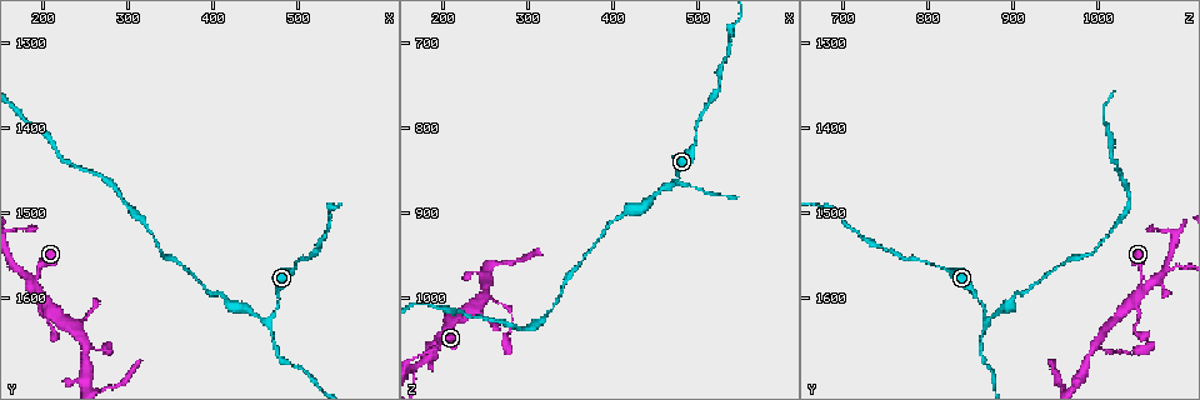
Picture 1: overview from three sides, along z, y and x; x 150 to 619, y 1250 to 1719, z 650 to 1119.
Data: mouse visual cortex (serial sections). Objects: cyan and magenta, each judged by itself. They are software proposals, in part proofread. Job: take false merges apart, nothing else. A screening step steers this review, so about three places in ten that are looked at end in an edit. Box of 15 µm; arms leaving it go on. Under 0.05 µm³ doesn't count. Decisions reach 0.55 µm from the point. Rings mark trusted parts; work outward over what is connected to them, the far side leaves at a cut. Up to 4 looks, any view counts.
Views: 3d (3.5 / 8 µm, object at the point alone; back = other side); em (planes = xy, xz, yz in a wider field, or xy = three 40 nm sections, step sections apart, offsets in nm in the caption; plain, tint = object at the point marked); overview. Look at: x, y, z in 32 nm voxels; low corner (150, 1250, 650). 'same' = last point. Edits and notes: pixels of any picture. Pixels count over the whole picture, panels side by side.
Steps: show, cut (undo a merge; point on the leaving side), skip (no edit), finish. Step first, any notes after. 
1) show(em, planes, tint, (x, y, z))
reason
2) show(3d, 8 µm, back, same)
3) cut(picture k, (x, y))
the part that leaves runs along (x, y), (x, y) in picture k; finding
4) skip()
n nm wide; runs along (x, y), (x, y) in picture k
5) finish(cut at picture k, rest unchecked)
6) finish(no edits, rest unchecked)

show(3d, 3.5 µm, (465, 1625, 870))
three-way junction

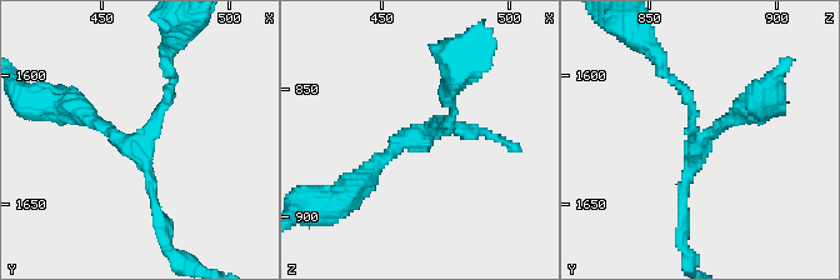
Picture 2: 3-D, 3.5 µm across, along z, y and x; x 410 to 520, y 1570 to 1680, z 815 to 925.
show(em, xy, step 1, tint, (466, 1626, 870))
3 arms; arms of 150, 150, 200 nm; now the EM

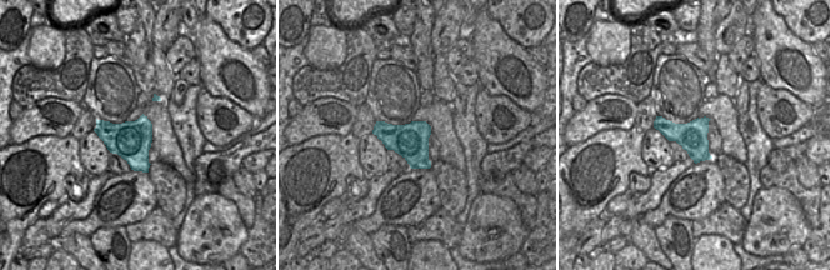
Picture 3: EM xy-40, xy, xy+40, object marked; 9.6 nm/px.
skip()
340 nm wide; runs along (453, 109), (360, 183) in picture 2; all the same cell

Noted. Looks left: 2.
show(3d, 8 µm, (190, 1585, 1050))
four or more arms meet

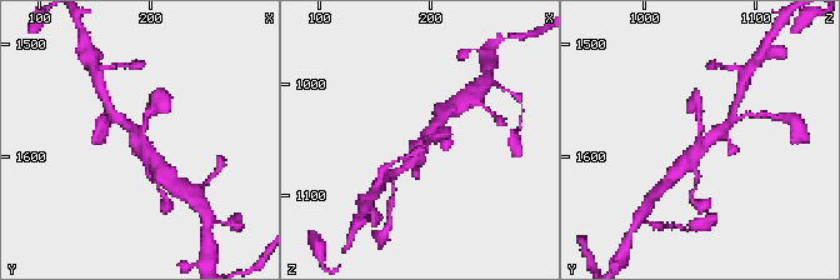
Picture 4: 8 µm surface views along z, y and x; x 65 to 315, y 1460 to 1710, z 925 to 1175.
show(em, planes, tint, (194, 1584, 1054))
shape alone is not enough

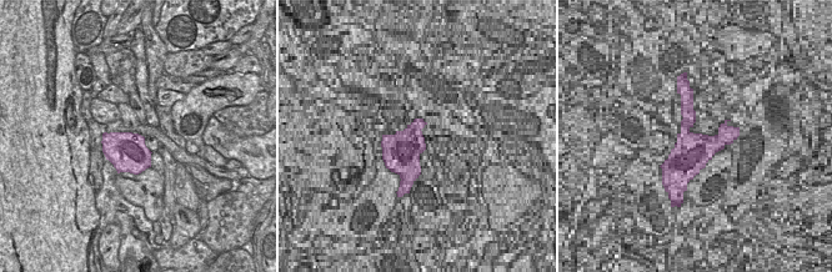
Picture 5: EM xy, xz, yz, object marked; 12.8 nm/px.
skip()
500 nm wide; runs along (699, 106), (701, 145), (680, 166) in picture 4; one cell here

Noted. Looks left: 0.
finish(no edits, rest unchecked)

